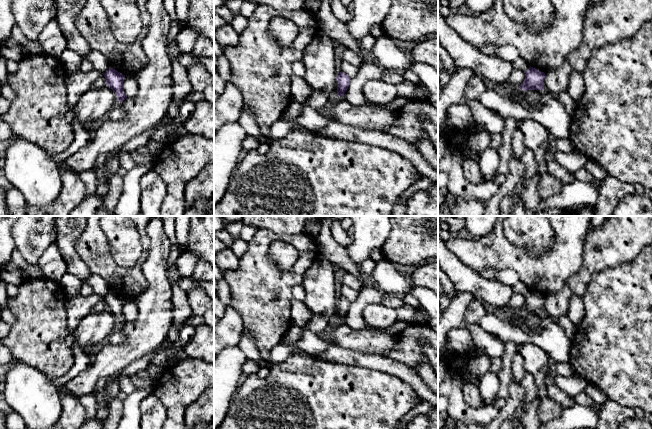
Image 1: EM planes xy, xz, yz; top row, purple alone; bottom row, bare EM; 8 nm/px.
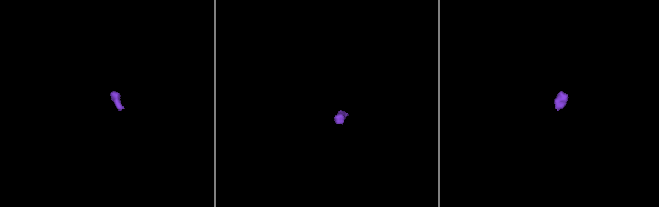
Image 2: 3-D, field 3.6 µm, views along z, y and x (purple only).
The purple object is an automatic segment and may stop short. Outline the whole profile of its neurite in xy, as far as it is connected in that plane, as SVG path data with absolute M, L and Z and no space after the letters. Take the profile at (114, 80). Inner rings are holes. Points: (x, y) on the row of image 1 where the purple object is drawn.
M109 68L103 75L106 85L115 92L118 101L122 103L127 98L123 89L125 76L113 68Z

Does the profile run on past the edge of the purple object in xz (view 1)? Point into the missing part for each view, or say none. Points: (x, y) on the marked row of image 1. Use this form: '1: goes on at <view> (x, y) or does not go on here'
1: does not go on here

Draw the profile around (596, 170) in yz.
M589 160L584 166L584 169L586 169L599 183L610 176L608 172L595 161Z

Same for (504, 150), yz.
M512 118L504 119L504 129L500 133L502 140L501 144L497 148L497 153L500 158L500 163L497 168L497 174L503 174L507 176L510 171L509 164L512 158L511 142L513 133L518 128L519 123L516 120Z

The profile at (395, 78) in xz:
M385 70L382 80L392 85L399 85L404 81L402 73L392 70Z

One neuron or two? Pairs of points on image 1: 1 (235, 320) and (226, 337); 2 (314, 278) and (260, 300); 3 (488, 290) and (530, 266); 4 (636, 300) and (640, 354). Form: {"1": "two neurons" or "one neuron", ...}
{"1": "one neuron", "2": "two neurons", "3": "two neurons", "4": "one neuron"}

